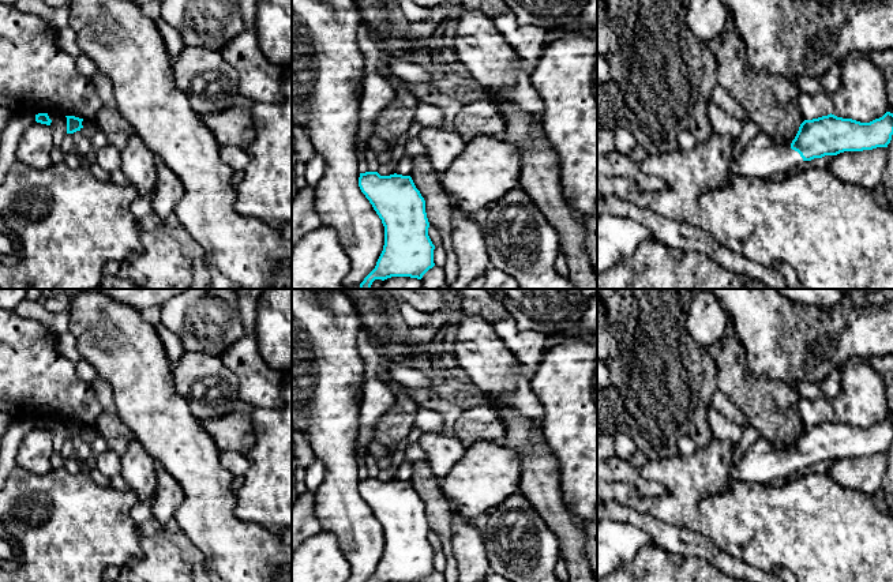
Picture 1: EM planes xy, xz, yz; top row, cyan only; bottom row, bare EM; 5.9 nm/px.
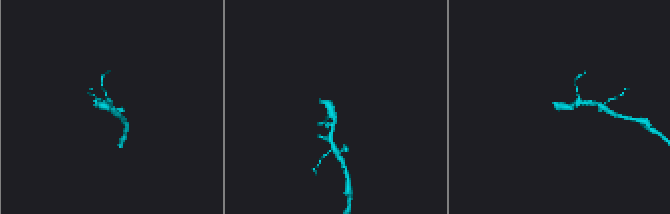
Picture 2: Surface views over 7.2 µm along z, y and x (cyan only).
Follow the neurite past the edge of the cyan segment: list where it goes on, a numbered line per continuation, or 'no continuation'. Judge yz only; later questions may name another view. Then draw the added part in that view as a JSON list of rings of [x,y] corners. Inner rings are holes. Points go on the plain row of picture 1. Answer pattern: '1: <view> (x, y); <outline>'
1: yz (762, 462); [[[761,438],[747,448],[738,462],[731,462],[729,478],[739,483],[770,484],[803,468],[788,450],[778,450]]]

